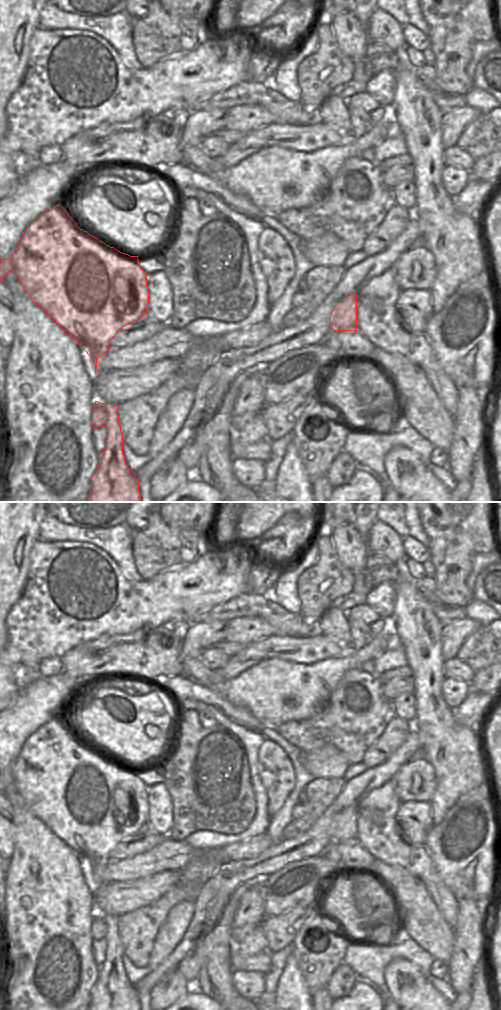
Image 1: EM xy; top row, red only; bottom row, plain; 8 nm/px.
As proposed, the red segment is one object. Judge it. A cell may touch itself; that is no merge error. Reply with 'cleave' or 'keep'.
keep

